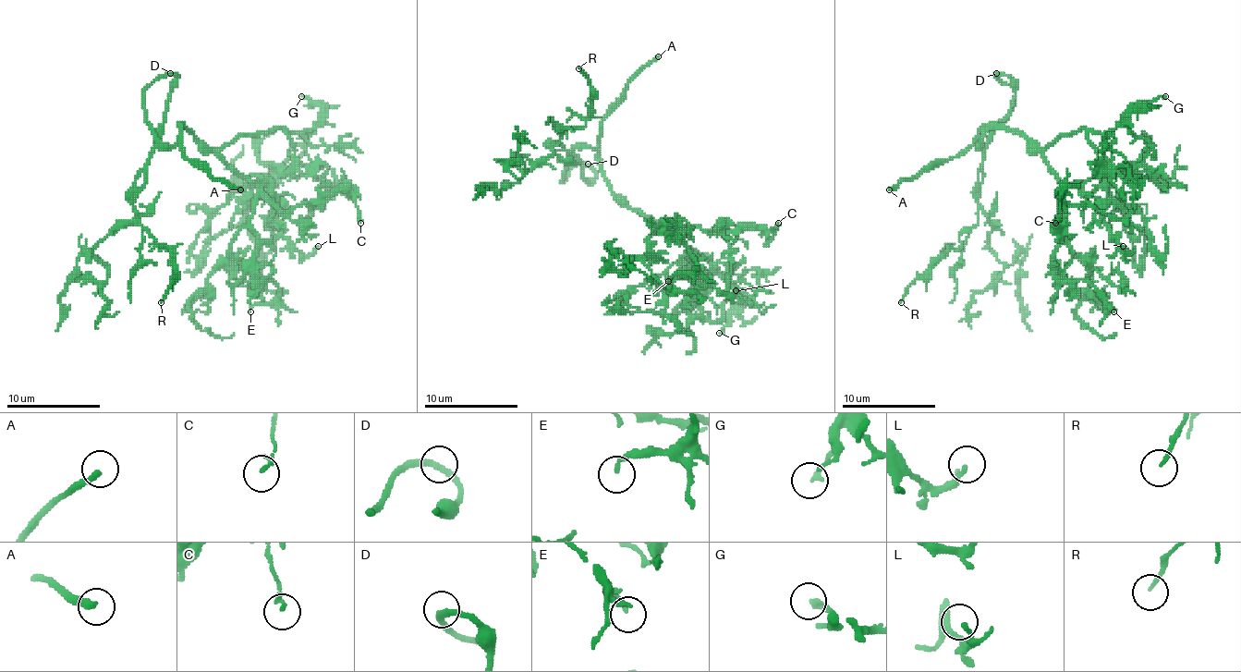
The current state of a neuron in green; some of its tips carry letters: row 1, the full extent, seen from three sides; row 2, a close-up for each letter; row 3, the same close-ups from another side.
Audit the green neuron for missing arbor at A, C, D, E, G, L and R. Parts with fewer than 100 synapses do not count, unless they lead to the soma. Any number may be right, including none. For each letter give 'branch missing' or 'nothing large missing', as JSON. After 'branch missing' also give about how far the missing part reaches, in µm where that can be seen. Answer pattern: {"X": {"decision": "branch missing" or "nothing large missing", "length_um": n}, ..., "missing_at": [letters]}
{"A": {"decision": "branch missing", "length_um": 35}, "C": {"decision": "nothing large missing"}, "D": {"decision": "nothing large missing"}, "E": {"decision": "nothing large missing"}, "G": {"decision": "nothing large missing"}, "L": {"decision": "nothing large missing"}, "R": {"decision": "nothing large missing"}, "missing_at": ["A"]}

